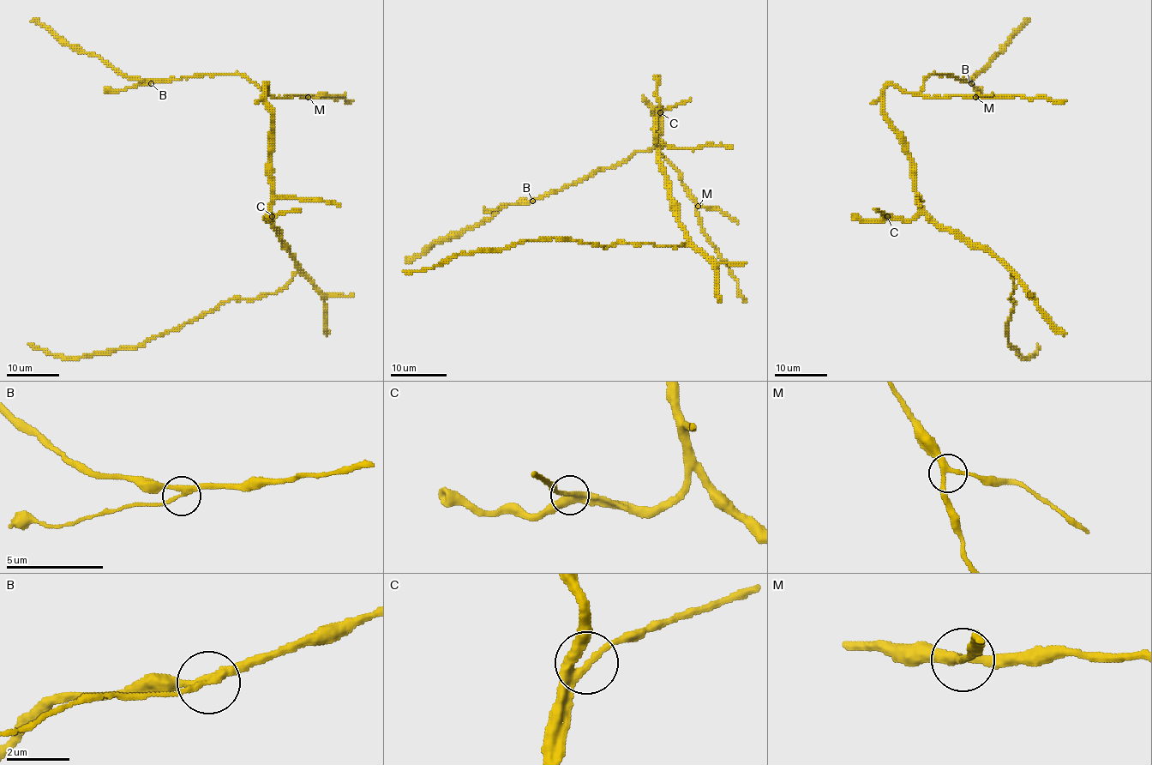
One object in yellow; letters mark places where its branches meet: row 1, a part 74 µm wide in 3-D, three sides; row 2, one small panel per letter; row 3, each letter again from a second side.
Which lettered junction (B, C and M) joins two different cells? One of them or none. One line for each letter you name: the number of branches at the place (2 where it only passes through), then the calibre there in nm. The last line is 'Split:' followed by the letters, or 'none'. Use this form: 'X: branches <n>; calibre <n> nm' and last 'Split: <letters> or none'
Split: none

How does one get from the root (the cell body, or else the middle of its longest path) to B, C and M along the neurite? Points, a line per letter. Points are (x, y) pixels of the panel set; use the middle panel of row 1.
B: (660, 142), (659, 110), (652, 109), (656, 143), (650, 149), (637, 150), (614, 165), (532, 201)
C: (660, 142), (659, 147), (655, 138), (655, 120), (660, 112)
M: (660, 142), (659, 110), (652, 109), (656, 116), (656, 149), (680, 174), (688, 196), (698, 206)

